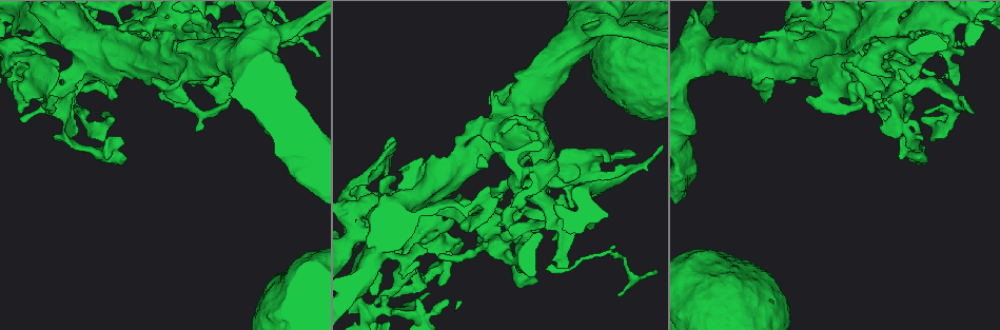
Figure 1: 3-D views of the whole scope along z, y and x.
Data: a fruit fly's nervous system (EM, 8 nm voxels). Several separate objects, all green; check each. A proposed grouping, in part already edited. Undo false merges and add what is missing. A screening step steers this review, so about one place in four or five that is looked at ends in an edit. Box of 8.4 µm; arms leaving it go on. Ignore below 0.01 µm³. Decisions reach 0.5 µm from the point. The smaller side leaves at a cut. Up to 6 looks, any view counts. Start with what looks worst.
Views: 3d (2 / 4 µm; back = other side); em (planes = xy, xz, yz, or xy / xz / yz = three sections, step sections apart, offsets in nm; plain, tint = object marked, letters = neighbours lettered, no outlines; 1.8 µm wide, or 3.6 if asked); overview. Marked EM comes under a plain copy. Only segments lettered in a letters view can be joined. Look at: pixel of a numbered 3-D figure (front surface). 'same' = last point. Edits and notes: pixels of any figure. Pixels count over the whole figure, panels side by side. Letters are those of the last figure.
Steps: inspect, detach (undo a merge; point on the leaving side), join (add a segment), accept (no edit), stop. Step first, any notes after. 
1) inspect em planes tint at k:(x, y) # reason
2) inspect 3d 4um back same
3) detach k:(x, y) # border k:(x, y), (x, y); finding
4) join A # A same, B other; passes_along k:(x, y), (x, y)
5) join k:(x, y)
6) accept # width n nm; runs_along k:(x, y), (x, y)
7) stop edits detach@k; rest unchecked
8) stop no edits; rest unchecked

inspect em xy step 8 tint at 1:(521, 164) # closes a loop

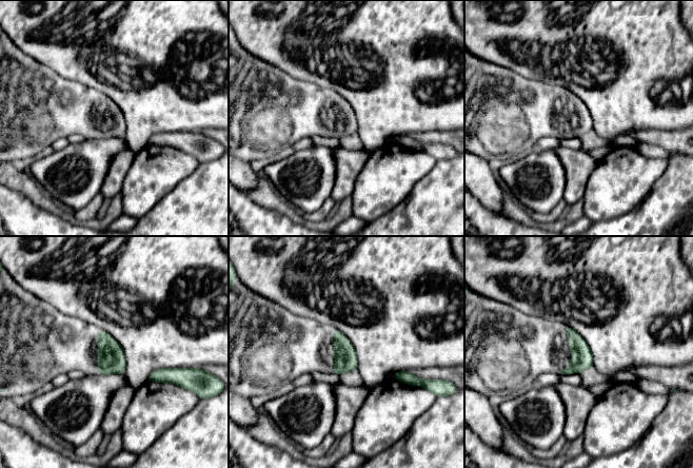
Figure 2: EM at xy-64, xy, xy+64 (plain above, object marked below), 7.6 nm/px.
inspect em planes letters same # another direction

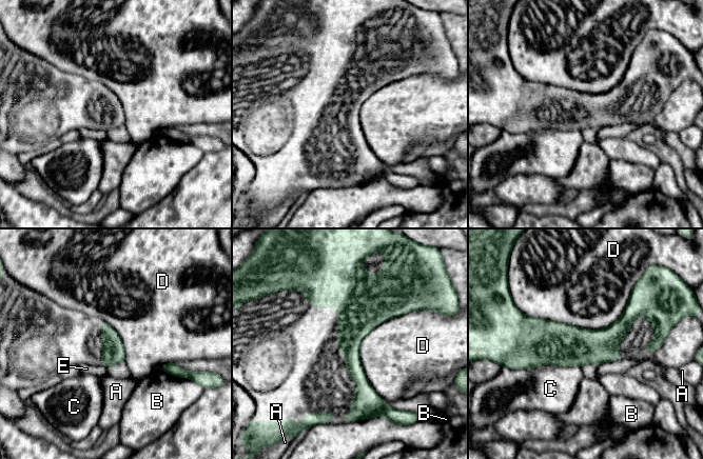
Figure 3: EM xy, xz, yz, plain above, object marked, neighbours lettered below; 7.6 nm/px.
accept # A other, B other, C other, D other, E other; border 3:(632, 290), (604, 327), (522, 312); continuous, no second cell

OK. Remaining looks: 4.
inspect 3d 2um at 1:(901, 27) # looks like a crossing

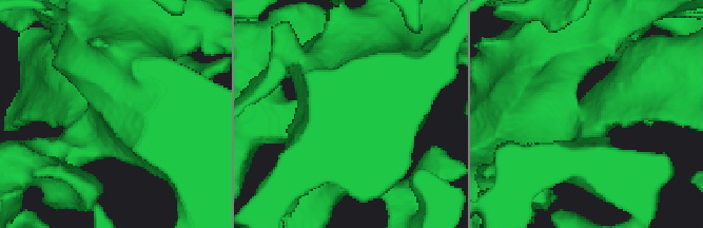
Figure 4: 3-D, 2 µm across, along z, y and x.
inspect em planes tint at 4:(587, 114) # arms 4; need the tissue

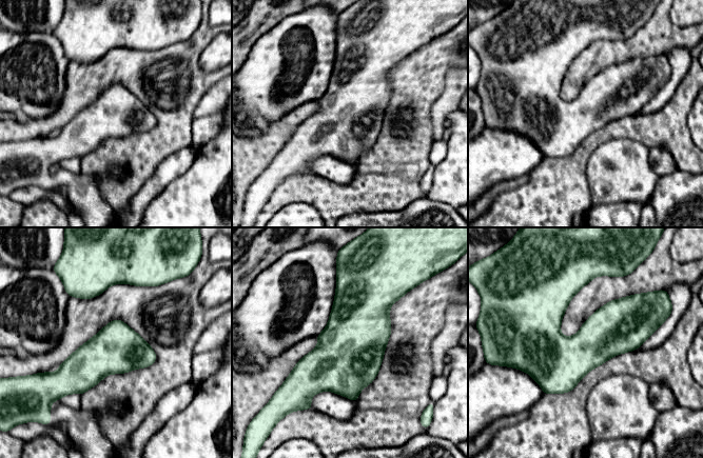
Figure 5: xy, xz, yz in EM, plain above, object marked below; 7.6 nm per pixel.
inspect em planes letters same

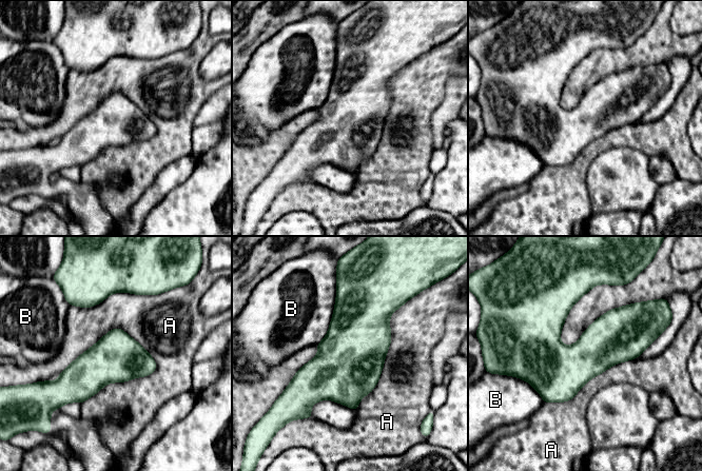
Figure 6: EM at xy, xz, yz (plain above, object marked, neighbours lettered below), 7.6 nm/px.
accept # width 360 nm; A other, B other; border 6:(157, 365), (112, 328), (59, 374); all the same cell

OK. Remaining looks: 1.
inspect em planes letters at 1:(624, 29) # thick turns thin

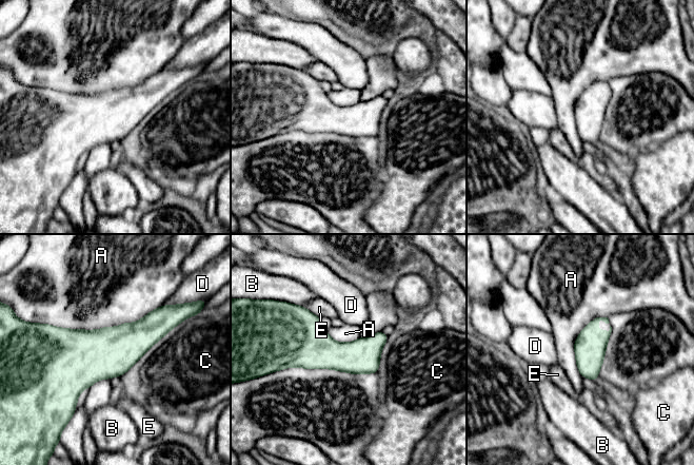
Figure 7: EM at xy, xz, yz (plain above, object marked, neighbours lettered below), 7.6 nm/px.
accept # A other, B other, C other, D other, E other; border 7:(163, 305), (97, 329), (45, 324); all the same cell

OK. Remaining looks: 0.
stop no edits; rest unchecked

